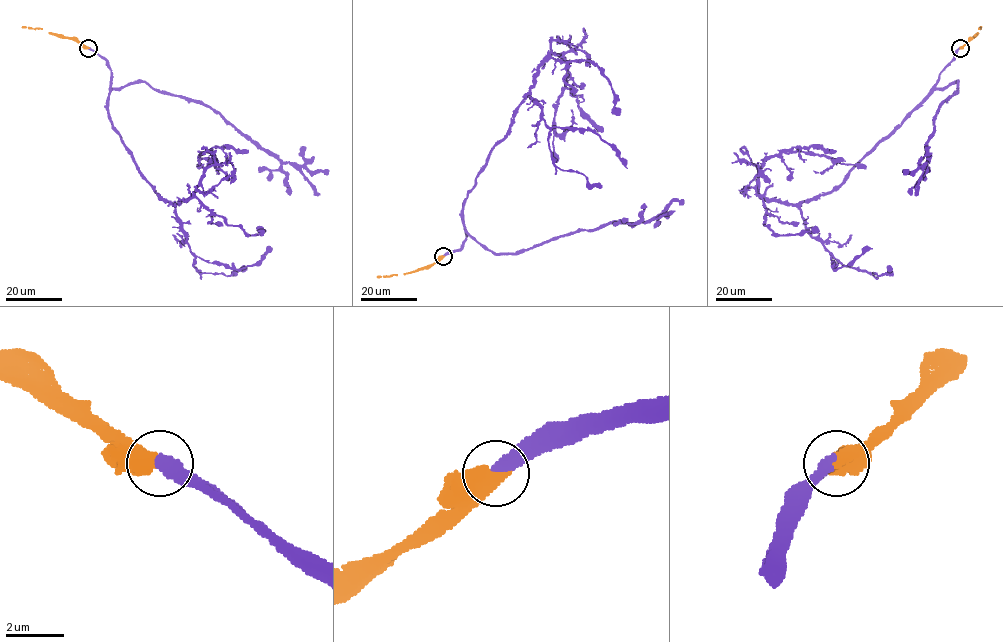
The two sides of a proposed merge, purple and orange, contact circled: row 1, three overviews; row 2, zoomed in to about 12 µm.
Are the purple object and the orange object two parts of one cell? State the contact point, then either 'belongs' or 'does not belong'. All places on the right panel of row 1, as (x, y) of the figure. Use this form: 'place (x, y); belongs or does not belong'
place (960, 48); belongs

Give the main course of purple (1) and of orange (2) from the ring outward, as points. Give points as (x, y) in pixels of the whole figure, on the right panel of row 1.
1: (960, 48), (935, 88), (831, 190), (795, 204), (759, 193), (758, 169), (783, 152), (838, 158), (814, 170)
2: (960, 48), (980, 27)

